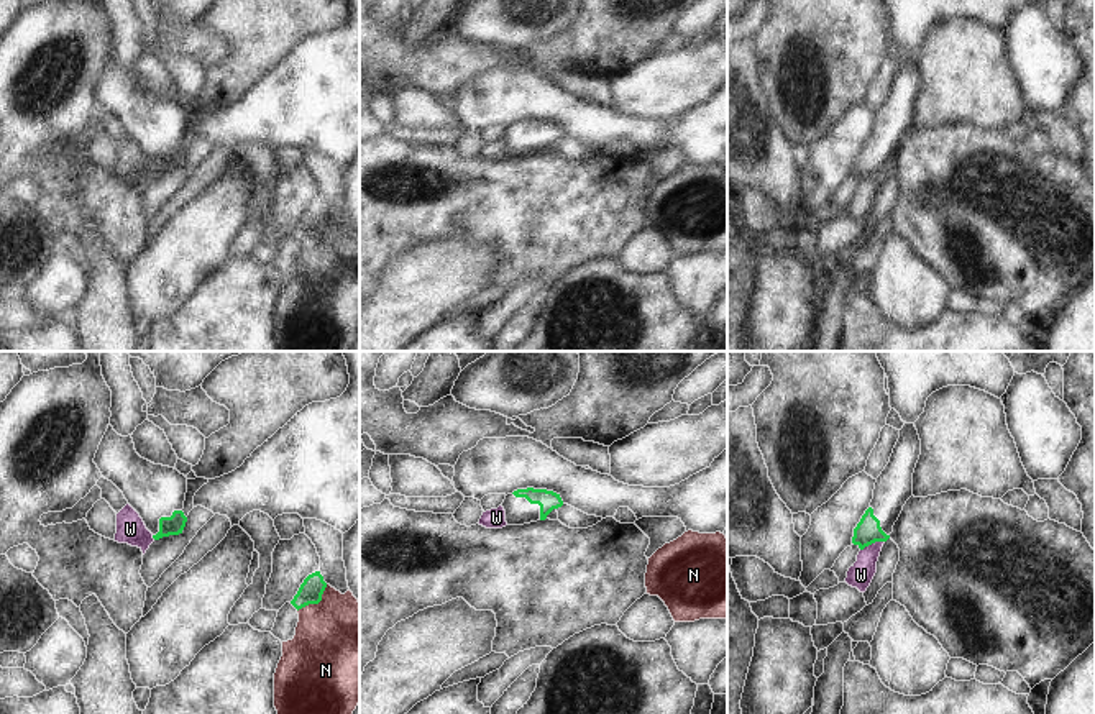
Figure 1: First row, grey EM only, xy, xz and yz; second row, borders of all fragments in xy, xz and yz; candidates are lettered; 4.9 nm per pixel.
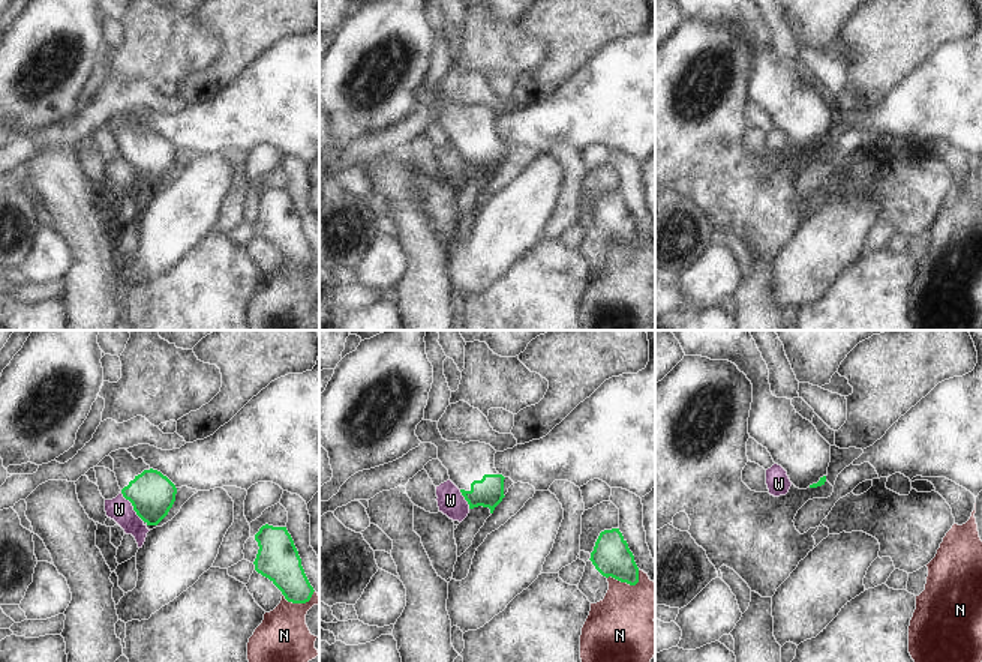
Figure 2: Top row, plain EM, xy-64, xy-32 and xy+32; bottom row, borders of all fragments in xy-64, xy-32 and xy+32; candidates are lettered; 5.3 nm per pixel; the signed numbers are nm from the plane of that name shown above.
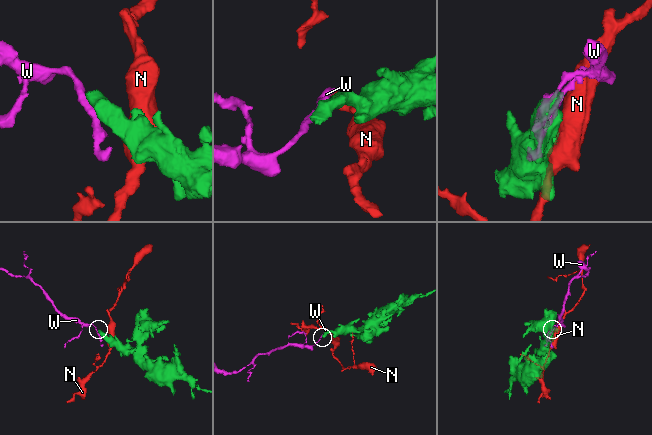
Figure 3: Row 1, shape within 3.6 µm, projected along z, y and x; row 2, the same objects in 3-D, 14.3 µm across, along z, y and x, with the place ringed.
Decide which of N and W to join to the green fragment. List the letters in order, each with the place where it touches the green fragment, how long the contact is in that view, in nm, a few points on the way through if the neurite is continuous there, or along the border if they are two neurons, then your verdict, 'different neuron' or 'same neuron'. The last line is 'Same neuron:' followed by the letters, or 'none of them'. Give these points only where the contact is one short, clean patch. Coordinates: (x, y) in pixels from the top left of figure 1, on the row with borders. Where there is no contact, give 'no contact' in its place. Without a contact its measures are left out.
N: meets green in xy at (316, 603); contact 200 nm long; border along xy (327, 585), (317, 603), (309, 603), (297, 611); different neuron
W: meets green in yz at (872, 542); contact 130 nm long; border along yz (884, 540), (875, 540), (861, 550); different neuron
Same neuron: none of them

